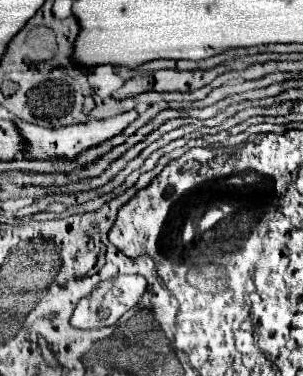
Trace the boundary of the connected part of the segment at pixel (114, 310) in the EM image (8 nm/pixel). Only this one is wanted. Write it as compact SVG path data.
M120 275L110 285L100 285L92 295L78 301L70 325L76 329L94 329L118 323L118 319L136 307L146 293L146 281L140 275Z

